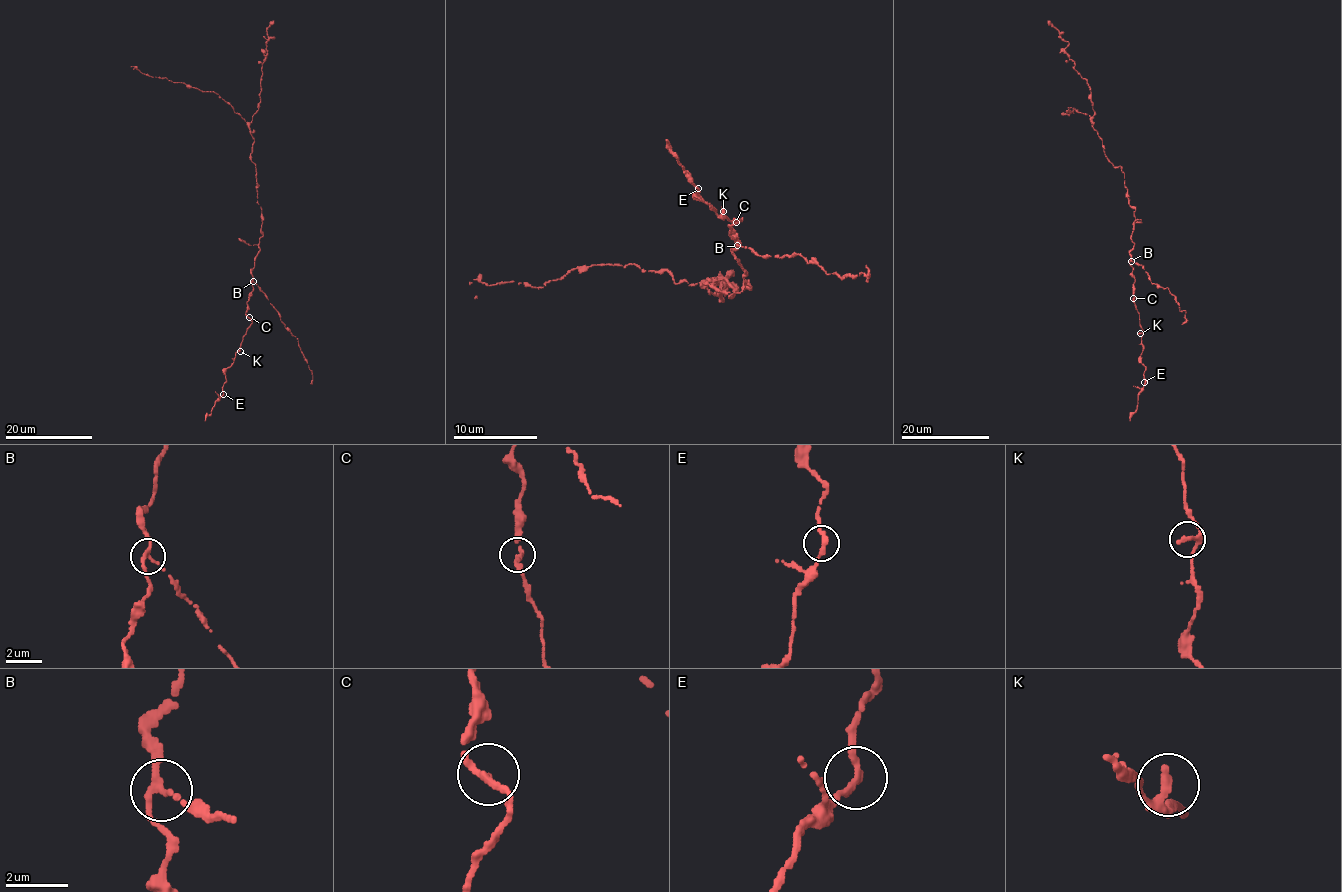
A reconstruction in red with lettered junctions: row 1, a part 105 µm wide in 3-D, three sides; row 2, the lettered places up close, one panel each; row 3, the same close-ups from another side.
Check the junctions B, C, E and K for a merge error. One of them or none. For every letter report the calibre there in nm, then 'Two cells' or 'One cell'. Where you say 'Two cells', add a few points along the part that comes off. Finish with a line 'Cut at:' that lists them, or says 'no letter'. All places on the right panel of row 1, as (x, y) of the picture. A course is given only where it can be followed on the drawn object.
B: Thickness 240 nm. Two cells. Course of the part to remove: (1131, 261), (1142, 266), (1151, 283), (1169, 288), (1179, 310), (1185, 311), (1186, 320), (1182, 324)
C: Thickness 260 nm. One cell
E: Thickness 260 nm. One cell
K: Thickness 240 nm. One cell
Cut at: B

